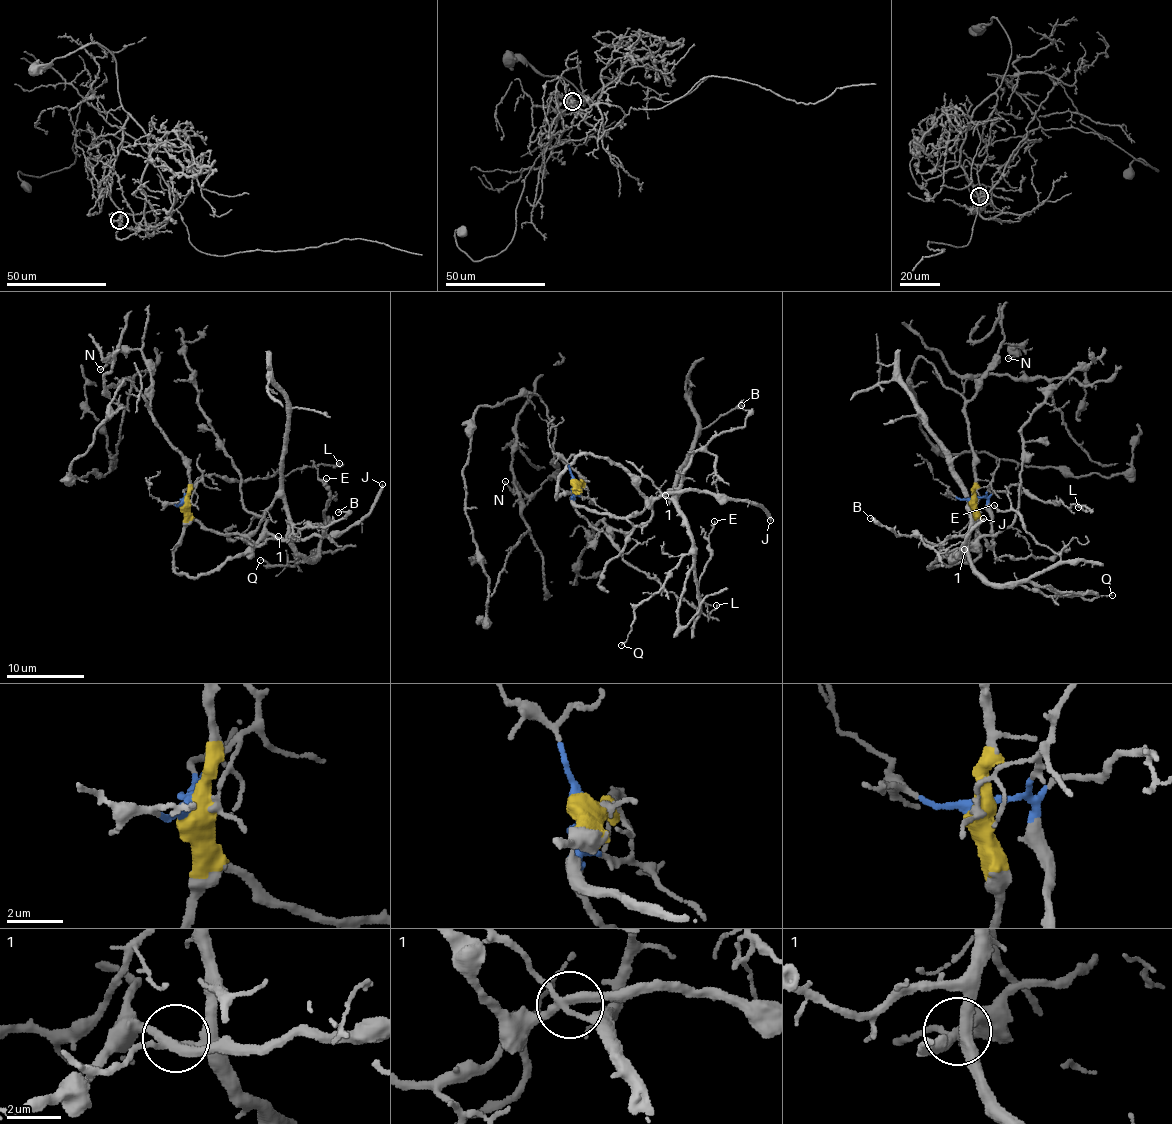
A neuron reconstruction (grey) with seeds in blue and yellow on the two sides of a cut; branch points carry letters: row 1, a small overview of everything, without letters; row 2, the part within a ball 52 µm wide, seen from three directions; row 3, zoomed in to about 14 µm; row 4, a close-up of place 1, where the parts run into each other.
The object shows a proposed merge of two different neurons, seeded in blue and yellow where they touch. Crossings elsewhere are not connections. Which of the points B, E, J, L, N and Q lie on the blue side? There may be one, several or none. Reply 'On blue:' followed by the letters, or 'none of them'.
On blue: B, E, L, Q

